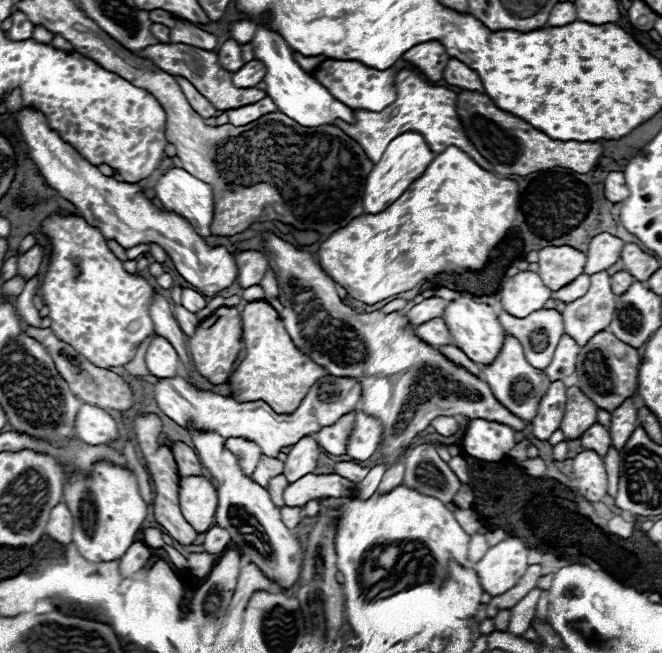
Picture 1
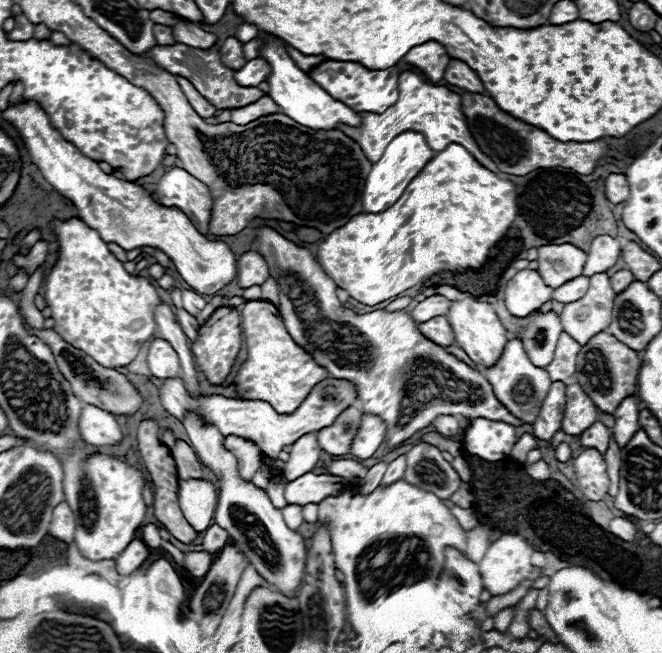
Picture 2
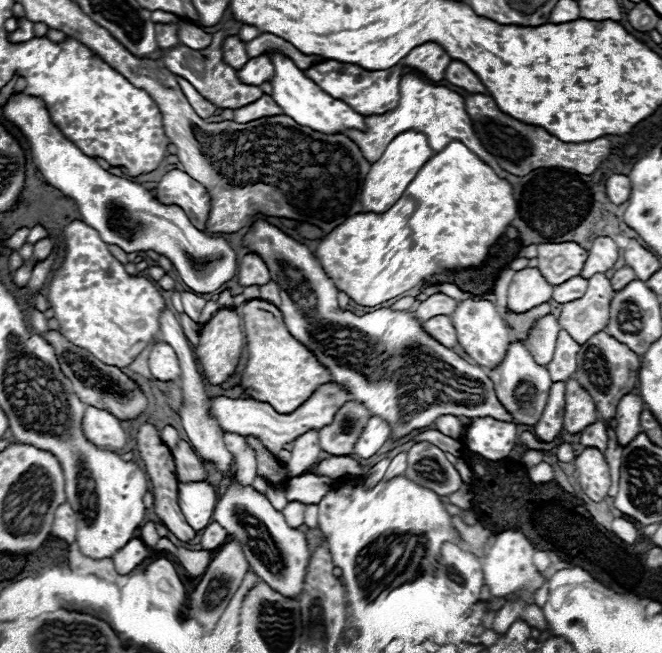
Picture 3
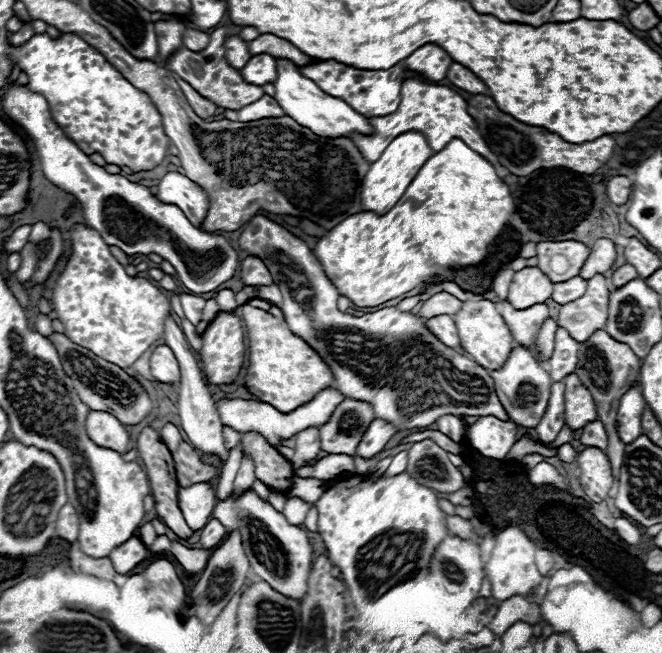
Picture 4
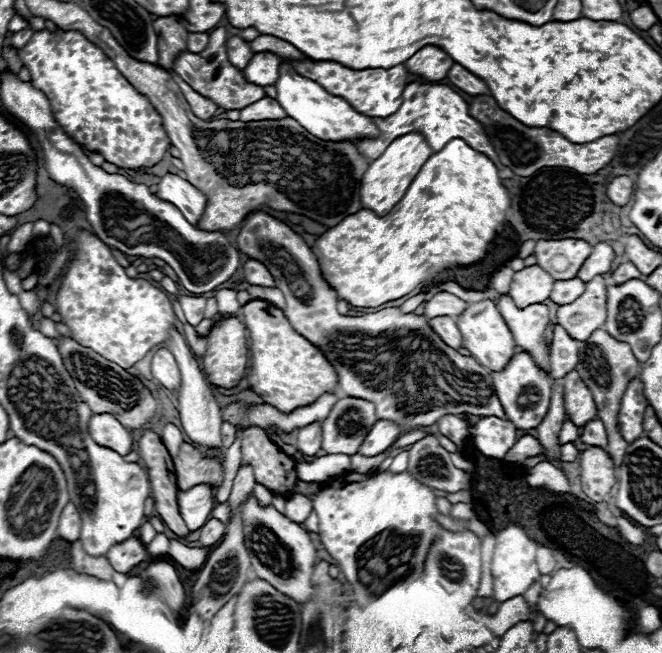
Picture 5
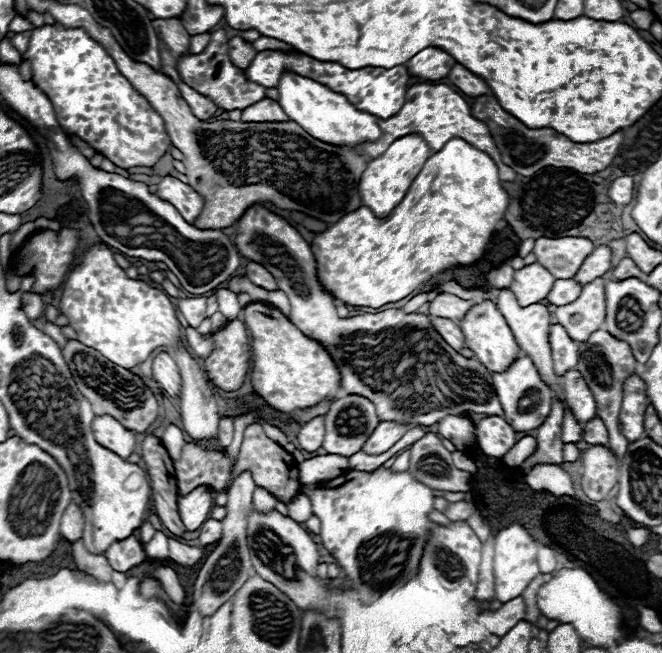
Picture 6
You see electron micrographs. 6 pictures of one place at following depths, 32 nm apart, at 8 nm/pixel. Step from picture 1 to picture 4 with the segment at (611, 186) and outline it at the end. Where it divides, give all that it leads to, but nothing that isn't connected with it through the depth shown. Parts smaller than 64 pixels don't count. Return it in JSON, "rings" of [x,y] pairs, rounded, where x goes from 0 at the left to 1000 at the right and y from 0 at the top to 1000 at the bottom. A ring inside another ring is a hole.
{"rings":[[[949,270],[921,273],[921,279],[915,282],[915,297],[931,315],[946,312],[952,306],[952,297],[955,297],[955,276]]]}

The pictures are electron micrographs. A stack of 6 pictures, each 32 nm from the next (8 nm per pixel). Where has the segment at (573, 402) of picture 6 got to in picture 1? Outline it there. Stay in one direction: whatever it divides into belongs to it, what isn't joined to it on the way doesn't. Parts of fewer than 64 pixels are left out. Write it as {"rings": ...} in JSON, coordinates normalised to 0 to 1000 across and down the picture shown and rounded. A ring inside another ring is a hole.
{"rings":[[[861,591],[855,597],[855,609],[858,616],[846,658],[858,671],[876,671],[900,646],[903,622],[897,622],[897,616],[891,616],[891,609],[879,603],[873,591]]]}

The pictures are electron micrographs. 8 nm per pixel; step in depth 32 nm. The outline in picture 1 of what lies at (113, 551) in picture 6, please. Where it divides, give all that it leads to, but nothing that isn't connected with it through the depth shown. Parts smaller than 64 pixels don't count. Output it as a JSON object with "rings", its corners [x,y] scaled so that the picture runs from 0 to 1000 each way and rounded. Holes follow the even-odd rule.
{"rings":[[[199,830],[196,839],[187,845],[184,855],[178,855],[178,873],[184,882],[199,882],[208,876],[227,855],[227,842],[215,830]]]}

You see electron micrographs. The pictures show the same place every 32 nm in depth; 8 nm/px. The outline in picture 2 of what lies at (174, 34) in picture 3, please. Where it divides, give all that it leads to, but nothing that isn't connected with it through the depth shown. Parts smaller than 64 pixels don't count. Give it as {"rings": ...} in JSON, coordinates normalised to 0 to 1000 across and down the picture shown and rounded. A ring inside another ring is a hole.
{"rings":[[[236,37],[233,52],[236,52],[236,61],[239,61],[242,70],[260,70],[260,67],[266,67],[266,61],[263,61],[263,46],[260,46],[257,40]]]}

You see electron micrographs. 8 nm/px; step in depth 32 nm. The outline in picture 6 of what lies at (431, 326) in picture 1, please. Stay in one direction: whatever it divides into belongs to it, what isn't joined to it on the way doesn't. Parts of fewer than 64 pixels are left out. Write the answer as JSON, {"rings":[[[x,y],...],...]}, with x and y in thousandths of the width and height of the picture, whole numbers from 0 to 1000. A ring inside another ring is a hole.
{"rings":[[[653,487],[653,499],[662,505],[662,511],[668,511],[668,518],[674,518],[674,524],[686,533],[686,536],[701,536],[701,511],[695,505],[695,499],[677,487]]]}

